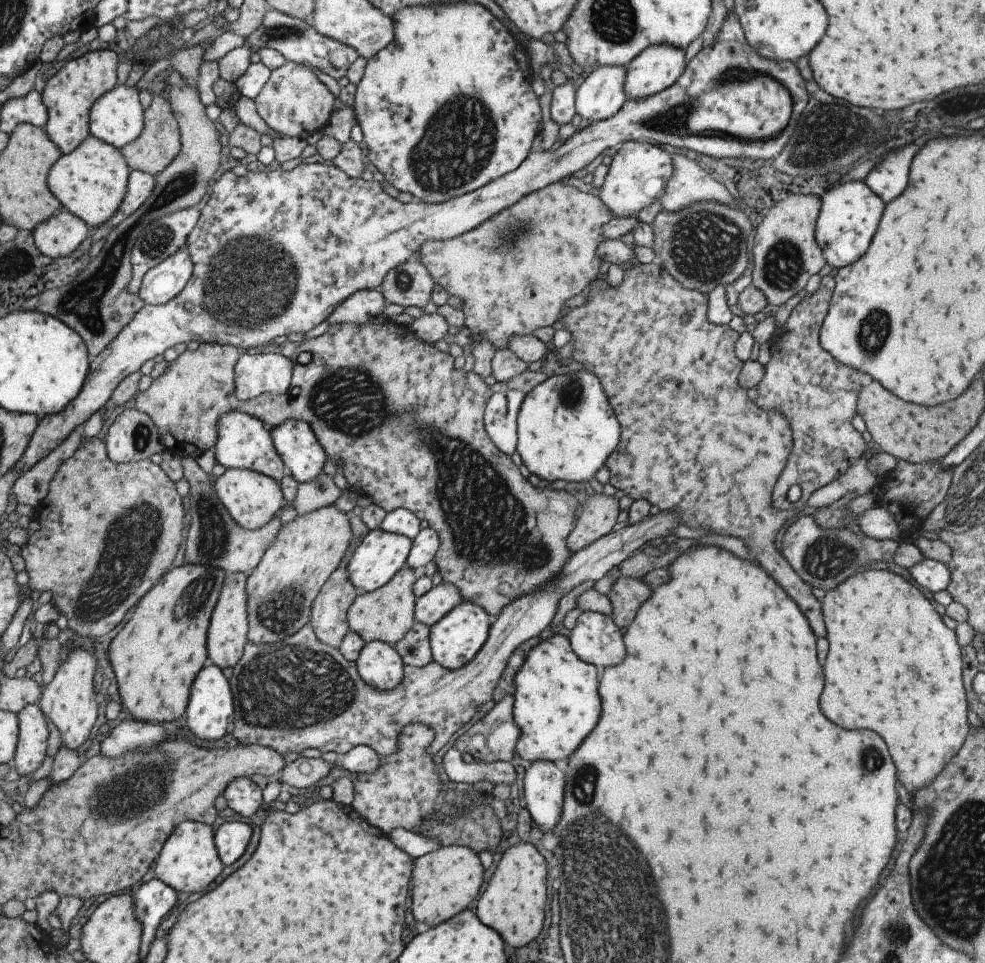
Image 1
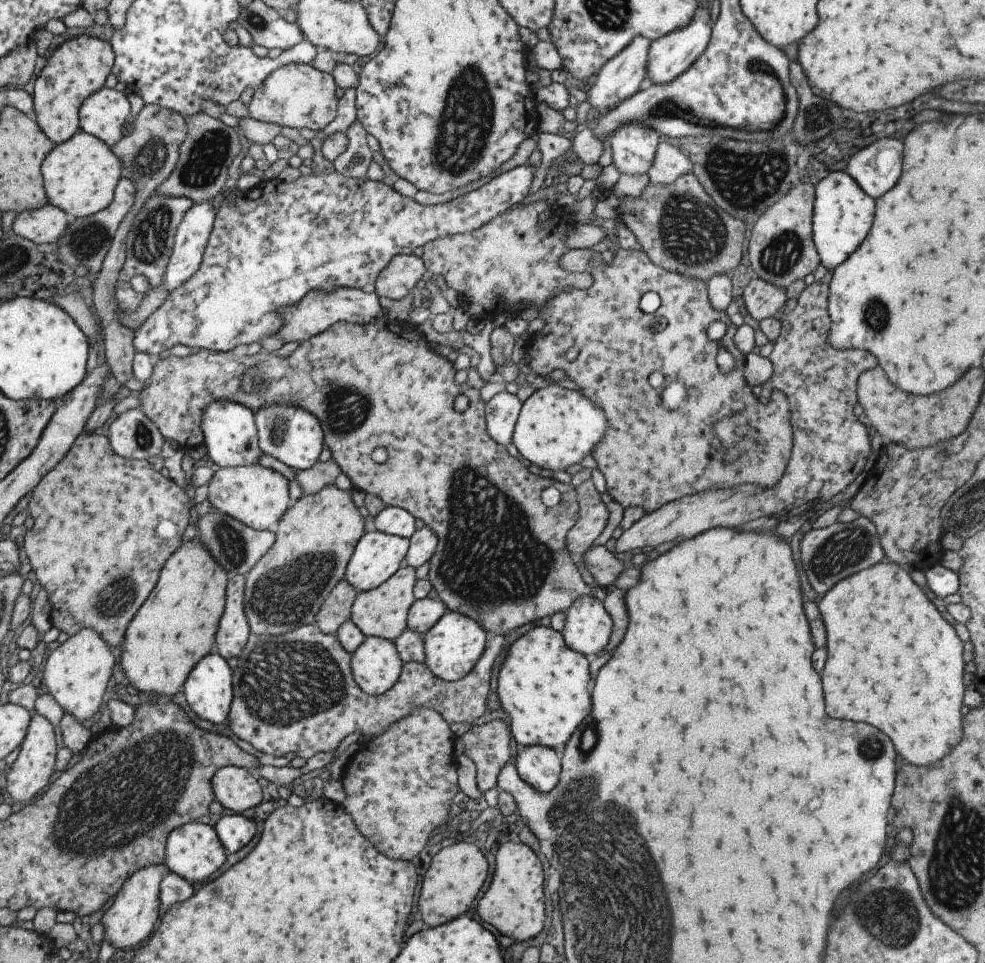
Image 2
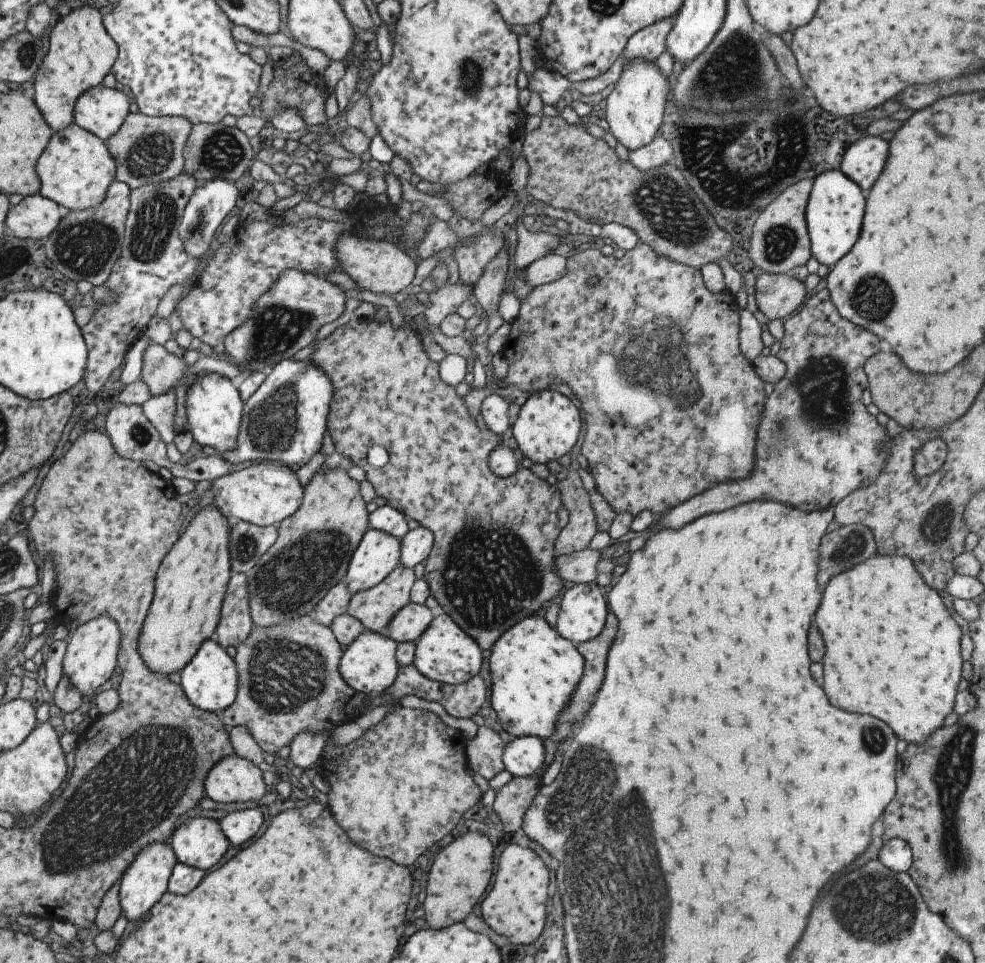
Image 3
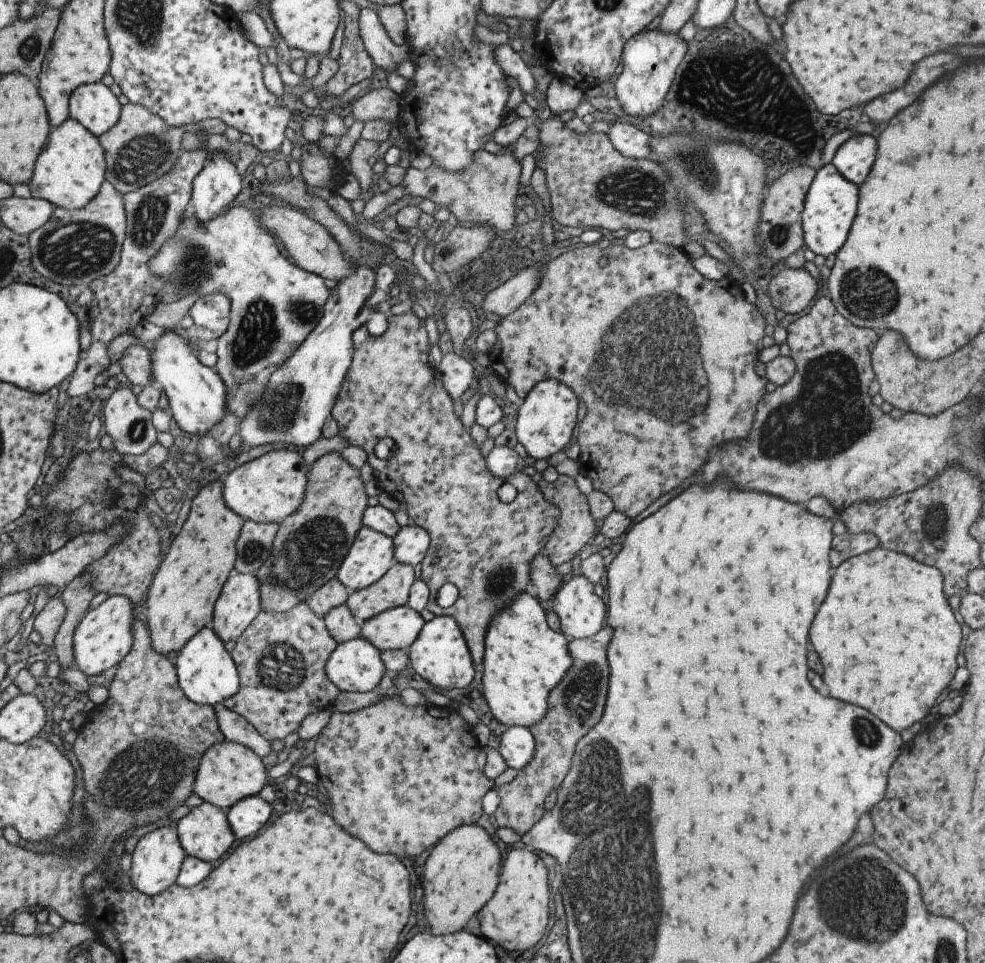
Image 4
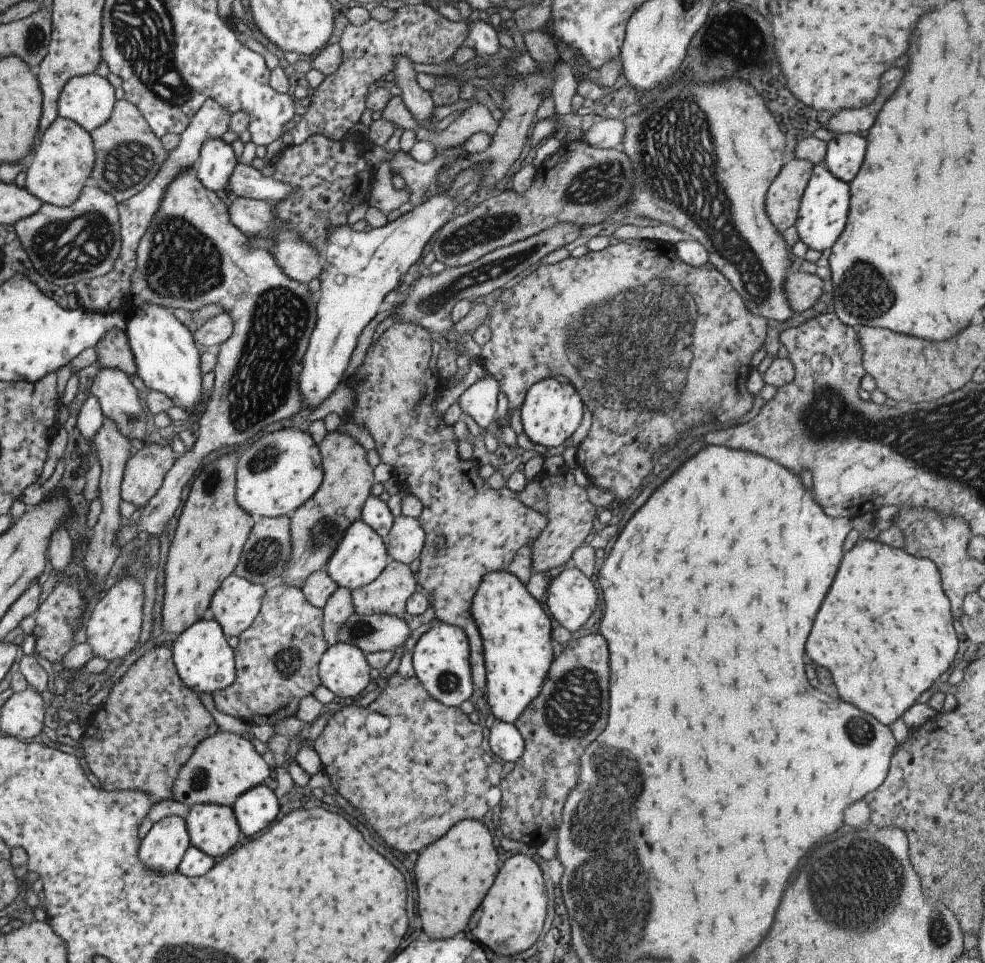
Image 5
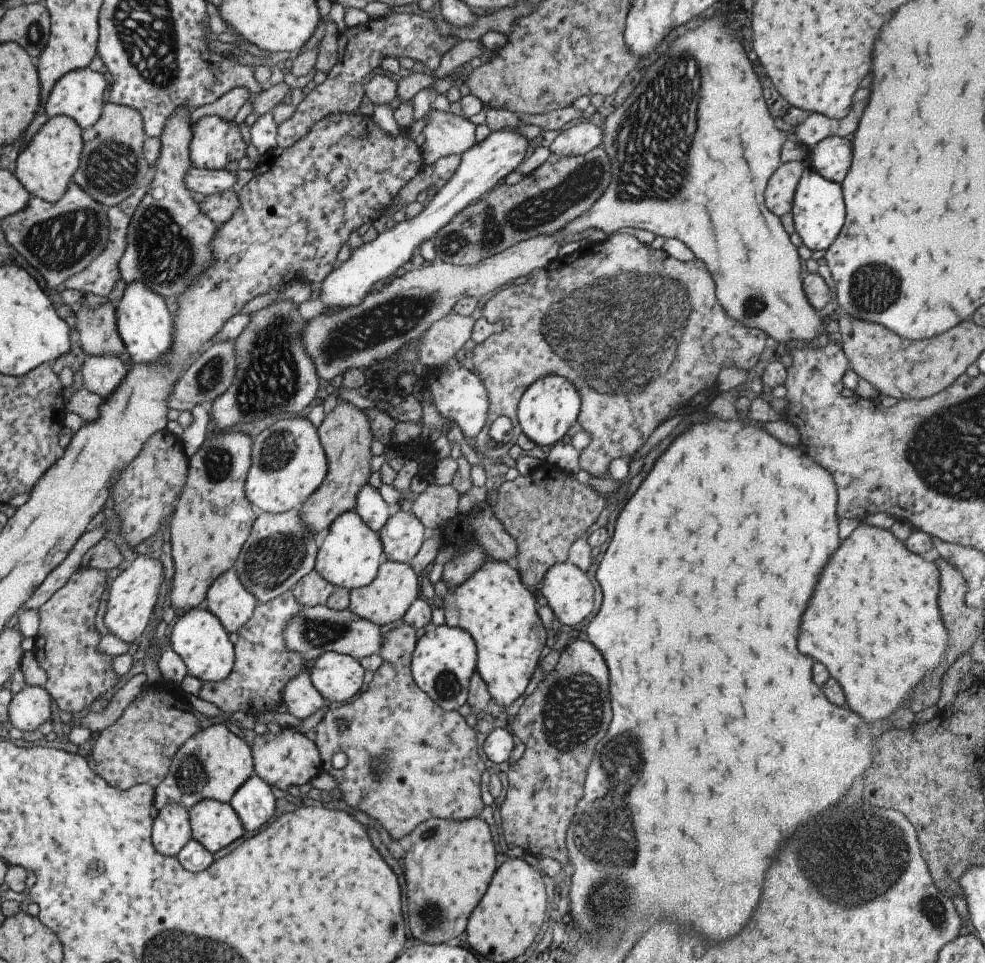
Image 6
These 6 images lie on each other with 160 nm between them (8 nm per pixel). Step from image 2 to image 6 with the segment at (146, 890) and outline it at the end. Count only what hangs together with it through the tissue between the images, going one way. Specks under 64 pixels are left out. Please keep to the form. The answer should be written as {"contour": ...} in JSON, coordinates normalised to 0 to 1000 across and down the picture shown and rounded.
{"contour":[[[180,834],[165,836],[154,853],[152,873],[160,886],[178,890],[194,871],[191,841]]]}

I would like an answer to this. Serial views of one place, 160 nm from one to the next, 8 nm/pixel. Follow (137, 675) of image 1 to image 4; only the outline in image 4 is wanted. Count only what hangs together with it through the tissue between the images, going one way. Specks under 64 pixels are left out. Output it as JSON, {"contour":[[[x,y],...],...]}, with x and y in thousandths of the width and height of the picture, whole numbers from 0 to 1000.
{"contour":[[[221,497],[211,498],[193,521],[192,533],[184,546],[184,552],[174,561],[172,571],[170,571],[165,584],[161,586],[161,590],[155,598],[153,611],[149,615],[146,639],[149,643],[154,674],[157,674],[159,678],[166,681],[174,676],[180,678],[202,653],[213,650],[217,625],[223,616],[226,604],[230,602],[232,594],[237,592],[239,561],[243,557],[245,544],[247,544],[245,537],[232,530],[227,522],[225,501]]]}

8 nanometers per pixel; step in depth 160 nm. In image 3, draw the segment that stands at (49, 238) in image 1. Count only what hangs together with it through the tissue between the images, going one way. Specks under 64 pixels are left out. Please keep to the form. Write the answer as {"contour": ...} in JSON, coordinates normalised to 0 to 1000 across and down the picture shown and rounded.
{"contour":[[[36,200],[10,214],[6,234],[10,243],[42,252],[65,222],[59,212]]]}

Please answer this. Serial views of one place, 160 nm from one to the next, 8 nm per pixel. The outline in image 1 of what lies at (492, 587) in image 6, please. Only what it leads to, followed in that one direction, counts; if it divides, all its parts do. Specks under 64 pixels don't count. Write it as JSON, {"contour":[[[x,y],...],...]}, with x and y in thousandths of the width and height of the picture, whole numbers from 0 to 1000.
{"contour":[[[568,657],[542,669],[520,705],[520,745],[528,758],[524,783],[537,791],[559,790],[573,795],[608,746],[608,701],[605,693],[582,679],[577,663]]]}

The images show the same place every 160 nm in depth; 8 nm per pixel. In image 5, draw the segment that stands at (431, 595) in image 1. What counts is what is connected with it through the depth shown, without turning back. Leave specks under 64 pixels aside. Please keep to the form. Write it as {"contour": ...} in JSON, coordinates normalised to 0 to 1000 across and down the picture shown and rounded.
{"contour":[[[358,636],[347,646],[342,665],[361,671],[372,680],[383,676],[398,677],[411,667],[415,657],[413,648],[405,641]]]}

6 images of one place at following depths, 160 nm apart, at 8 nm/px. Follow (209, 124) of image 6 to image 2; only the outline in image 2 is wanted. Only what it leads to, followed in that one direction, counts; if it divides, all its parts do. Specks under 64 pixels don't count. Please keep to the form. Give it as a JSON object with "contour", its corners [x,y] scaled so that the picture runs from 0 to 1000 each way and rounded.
{"contour":[[[212,209],[201,210],[200,212],[195,211],[179,237],[174,266],[171,268],[164,294],[159,300],[175,302],[185,296],[202,278],[205,271],[205,262],[209,256],[218,223],[219,218],[216,217]]]}

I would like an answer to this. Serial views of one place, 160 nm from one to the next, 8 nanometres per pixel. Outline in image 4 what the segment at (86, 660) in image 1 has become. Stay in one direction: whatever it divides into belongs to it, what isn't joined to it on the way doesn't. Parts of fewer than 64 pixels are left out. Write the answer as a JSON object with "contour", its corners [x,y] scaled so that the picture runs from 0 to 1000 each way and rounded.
{"contour":[[[111,618],[96,631],[90,632],[79,644],[73,658],[74,691],[90,702],[98,700],[125,683],[134,670],[136,629],[133,623],[123,618]]]}

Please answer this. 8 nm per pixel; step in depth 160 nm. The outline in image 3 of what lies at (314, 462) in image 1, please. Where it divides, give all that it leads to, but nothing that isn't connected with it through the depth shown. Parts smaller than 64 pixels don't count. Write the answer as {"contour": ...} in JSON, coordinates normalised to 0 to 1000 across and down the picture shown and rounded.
{"contour":[[[289,373],[271,385],[263,402],[246,418],[238,466],[221,472],[234,483],[253,478],[283,478],[289,484],[302,486],[301,482],[312,480],[326,465],[336,399],[328,384],[312,373]]]}

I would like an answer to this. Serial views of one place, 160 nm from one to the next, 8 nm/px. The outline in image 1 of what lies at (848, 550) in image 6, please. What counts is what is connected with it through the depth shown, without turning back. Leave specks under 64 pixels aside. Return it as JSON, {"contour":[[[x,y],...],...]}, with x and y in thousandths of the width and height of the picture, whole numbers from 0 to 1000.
{"contour":[[[876,592],[870,594],[864,600],[861,600],[848,613],[842,613],[836,621],[836,646],[840,652],[840,667],[842,667],[842,677],[836,690],[836,702],[838,702],[838,712],[836,712],[836,721],[831,725],[831,735],[838,741],[840,748],[844,748],[846,752],[866,758],[866,756],[878,756],[878,758],[886,758],[890,760],[905,783],[905,789],[911,798],[913,804],[913,812],[922,820],[923,825],[927,825],[929,819],[935,819],[942,815],[955,802],[955,799],[963,791],[965,783],[972,781],[972,777],[978,771],[978,764],[982,760],[982,748],[980,748],[980,739],[982,739],[982,723],[980,723],[980,714],[978,714],[978,706],[976,706],[976,683],[974,683],[974,671],[970,667],[970,656],[963,654],[955,642],[951,640],[951,636],[947,633],[945,625],[925,606],[914,597],[907,594],[893,592]]]}

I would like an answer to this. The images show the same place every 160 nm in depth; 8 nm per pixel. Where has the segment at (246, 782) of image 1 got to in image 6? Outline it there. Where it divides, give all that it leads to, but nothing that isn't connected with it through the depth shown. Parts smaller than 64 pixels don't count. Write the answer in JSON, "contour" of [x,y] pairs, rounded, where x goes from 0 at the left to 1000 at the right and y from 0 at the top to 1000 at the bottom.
{"contour":[[[217,752],[202,757],[179,777],[168,808],[156,818],[154,836],[160,842],[170,834],[186,836],[190,841],[206,830],[231,834],[239,820],[258,803],[256,793],[254,775],[230,754]]]}

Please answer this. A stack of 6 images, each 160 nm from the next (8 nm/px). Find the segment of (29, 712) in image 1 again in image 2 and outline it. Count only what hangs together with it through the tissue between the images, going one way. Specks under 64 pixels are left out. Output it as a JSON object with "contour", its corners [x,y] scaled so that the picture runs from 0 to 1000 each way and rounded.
{"contour":[[[34,740],[27,764],[23,767],[18,786],[6,806],[6,829],[11,833],[19,833],[19,835],[31,831],[31,827],[36,827],[48,814],[50,806],[54,804],[56,779],[58,779],[58,773],[56,773],[52,751],[45,744]]]}

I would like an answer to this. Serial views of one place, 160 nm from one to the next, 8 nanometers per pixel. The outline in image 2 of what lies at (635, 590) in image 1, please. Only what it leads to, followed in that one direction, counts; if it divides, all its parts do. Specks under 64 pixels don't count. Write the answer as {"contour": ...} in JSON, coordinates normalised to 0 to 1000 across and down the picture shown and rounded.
{"contour":[[[619,610],[610,616],[609,621],[612,631],[616,634],[616,638],[621,644],[618,667],[616,667],[616,675],[612,675],[612,677],[618,677],[618,675],[622,675],[622,673],[630,667],[632,656],[635,656],[635,650],[637,650],[634,614]]]}

